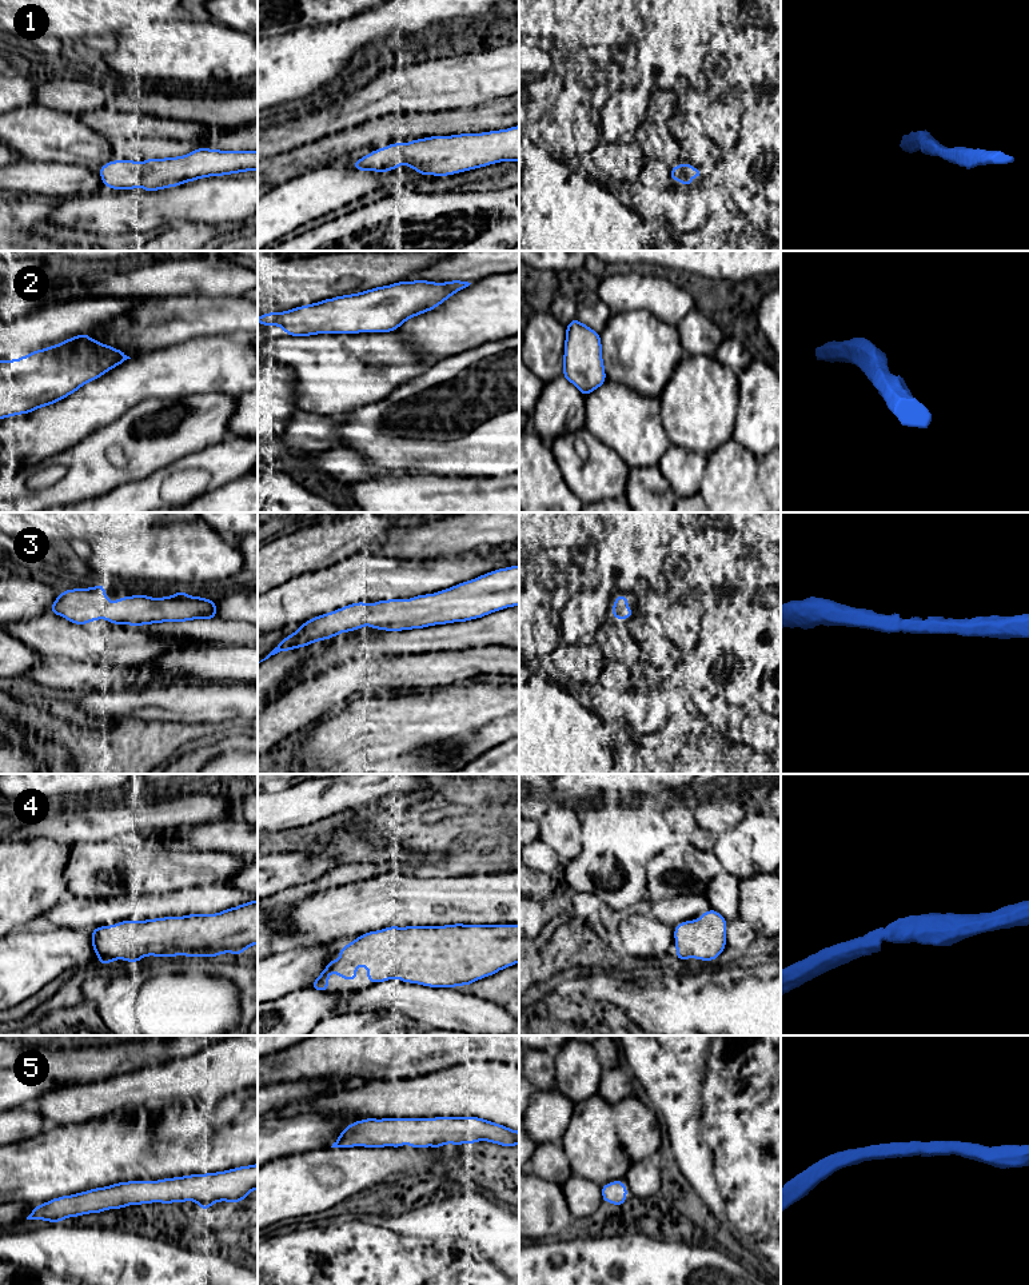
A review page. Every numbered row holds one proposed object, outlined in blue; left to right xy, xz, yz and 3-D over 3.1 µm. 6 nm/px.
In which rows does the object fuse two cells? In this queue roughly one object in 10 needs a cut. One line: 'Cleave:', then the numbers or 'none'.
Cleave: none

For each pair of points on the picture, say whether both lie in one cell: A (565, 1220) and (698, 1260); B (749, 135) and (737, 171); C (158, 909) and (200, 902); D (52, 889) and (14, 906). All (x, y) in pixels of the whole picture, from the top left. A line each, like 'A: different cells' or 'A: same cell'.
A: different cells
B: same cell
C: same cell
D: same cell

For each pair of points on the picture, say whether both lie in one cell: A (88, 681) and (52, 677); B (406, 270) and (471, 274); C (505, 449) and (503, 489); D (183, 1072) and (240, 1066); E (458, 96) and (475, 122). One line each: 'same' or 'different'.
A: same
B: different
C: different
D: same
E: different

